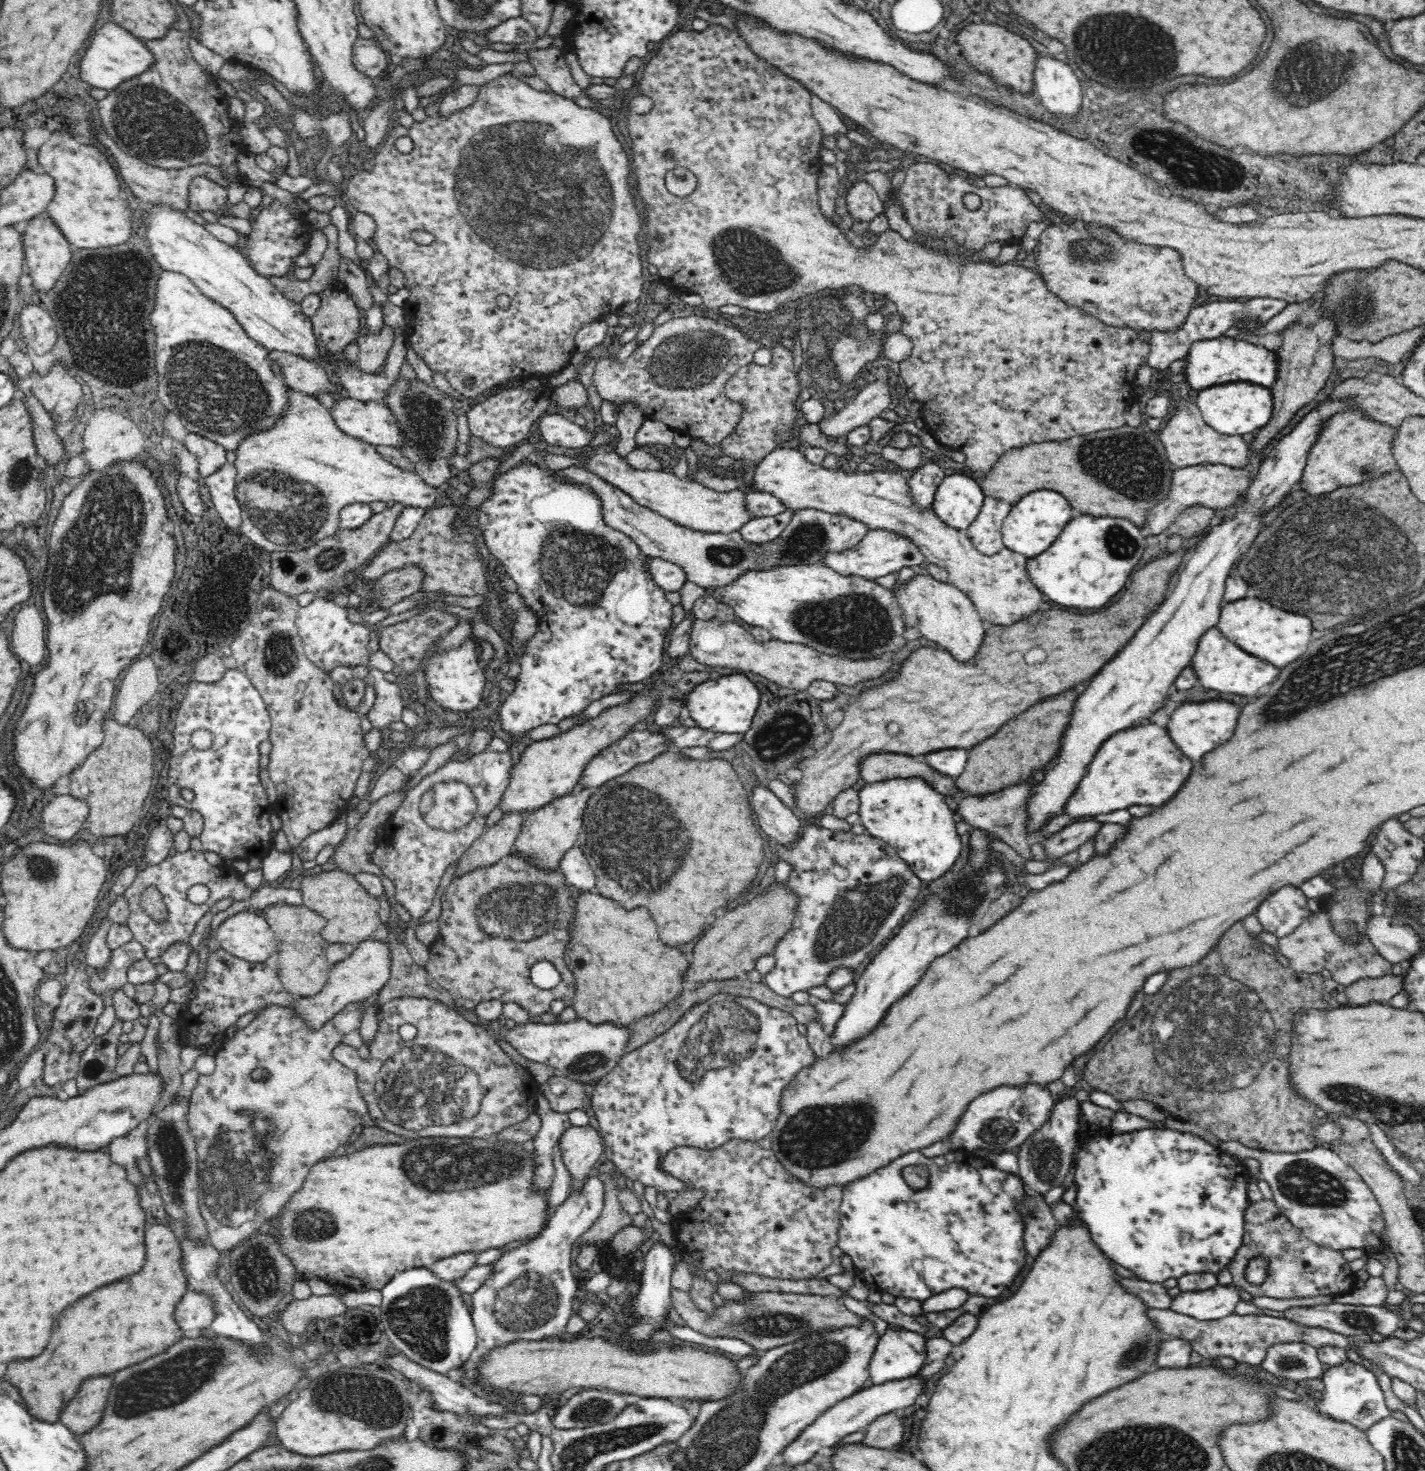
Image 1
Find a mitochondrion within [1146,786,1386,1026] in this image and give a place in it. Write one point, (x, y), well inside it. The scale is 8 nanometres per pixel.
(1345, 907)

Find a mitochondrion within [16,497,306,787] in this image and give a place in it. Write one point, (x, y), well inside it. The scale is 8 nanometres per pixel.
(278, 654)

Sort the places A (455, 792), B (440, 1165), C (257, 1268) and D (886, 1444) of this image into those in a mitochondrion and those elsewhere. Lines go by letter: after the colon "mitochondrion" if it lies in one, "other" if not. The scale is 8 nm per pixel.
A: mitochondrion
B: mitochondrion
C: mitochondrion
D: other

